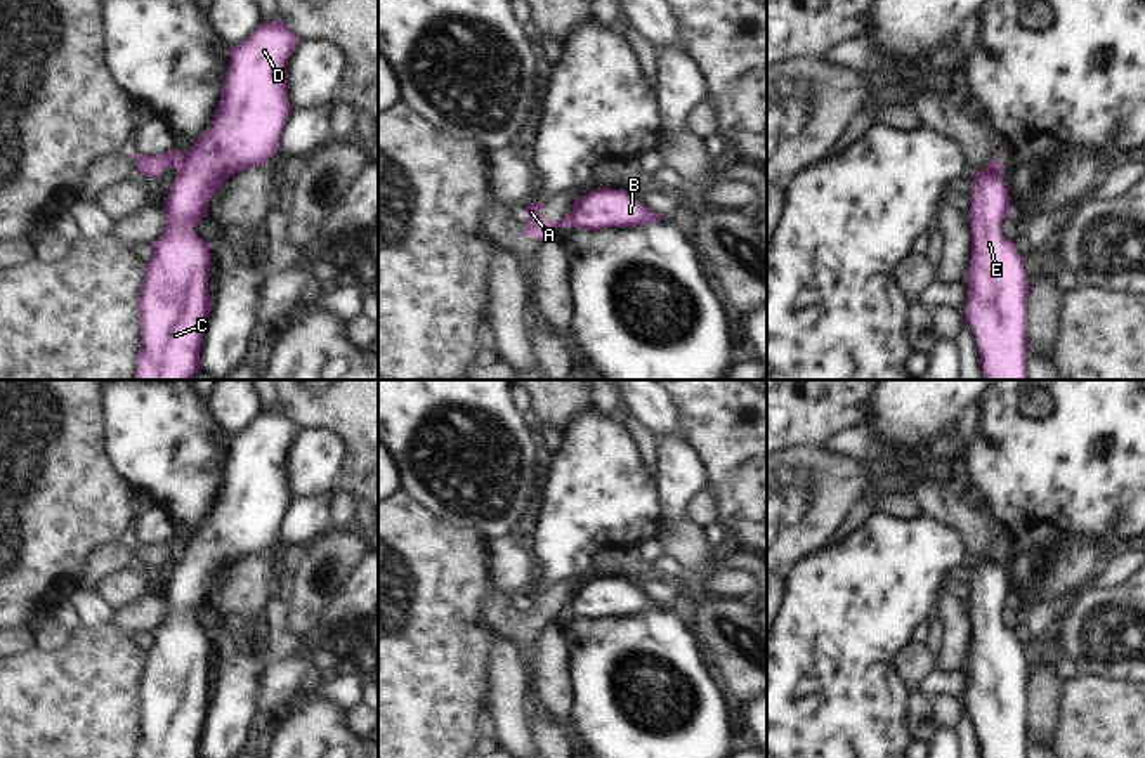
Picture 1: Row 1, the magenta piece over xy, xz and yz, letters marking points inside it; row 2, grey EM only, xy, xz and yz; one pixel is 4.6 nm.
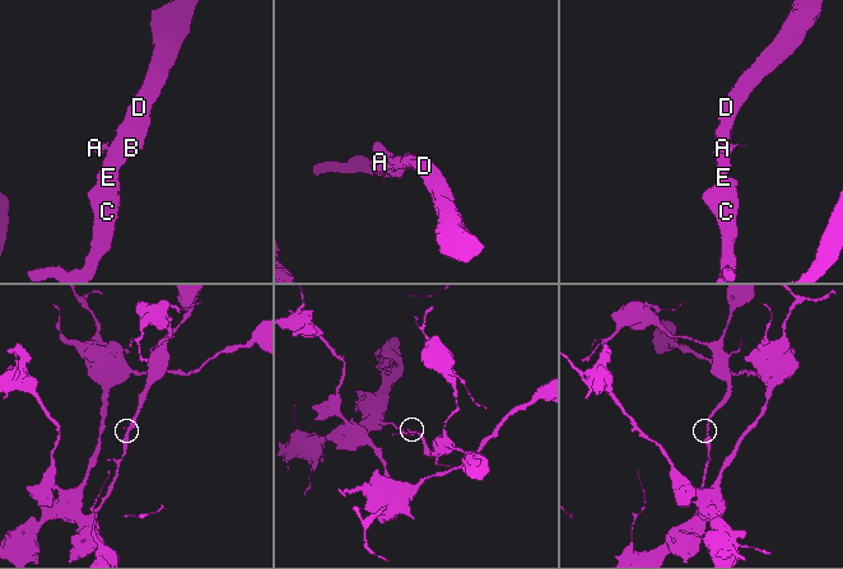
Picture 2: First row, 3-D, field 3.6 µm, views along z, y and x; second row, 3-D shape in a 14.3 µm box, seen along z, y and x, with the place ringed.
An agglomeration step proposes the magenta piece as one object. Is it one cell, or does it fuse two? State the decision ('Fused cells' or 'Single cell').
Fused cells

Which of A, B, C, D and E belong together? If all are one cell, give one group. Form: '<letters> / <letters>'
A / B C D E

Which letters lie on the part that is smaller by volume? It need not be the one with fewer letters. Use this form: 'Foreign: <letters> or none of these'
Foreign: A

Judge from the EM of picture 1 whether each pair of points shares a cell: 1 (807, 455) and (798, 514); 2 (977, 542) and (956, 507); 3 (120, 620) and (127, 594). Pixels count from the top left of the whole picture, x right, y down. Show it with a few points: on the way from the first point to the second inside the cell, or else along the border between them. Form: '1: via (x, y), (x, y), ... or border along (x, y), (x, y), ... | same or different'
1: via (807, 469), (807, 491), (798, 500) | same
2: via (975, 533), (961, 516) | same
3: border along (144, 592), (113, 613) | different

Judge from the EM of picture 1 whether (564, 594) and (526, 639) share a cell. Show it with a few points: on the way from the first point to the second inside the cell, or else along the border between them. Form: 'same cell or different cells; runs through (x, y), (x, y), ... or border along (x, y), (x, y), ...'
same cell; runs through (552, 604), (533, 627)

